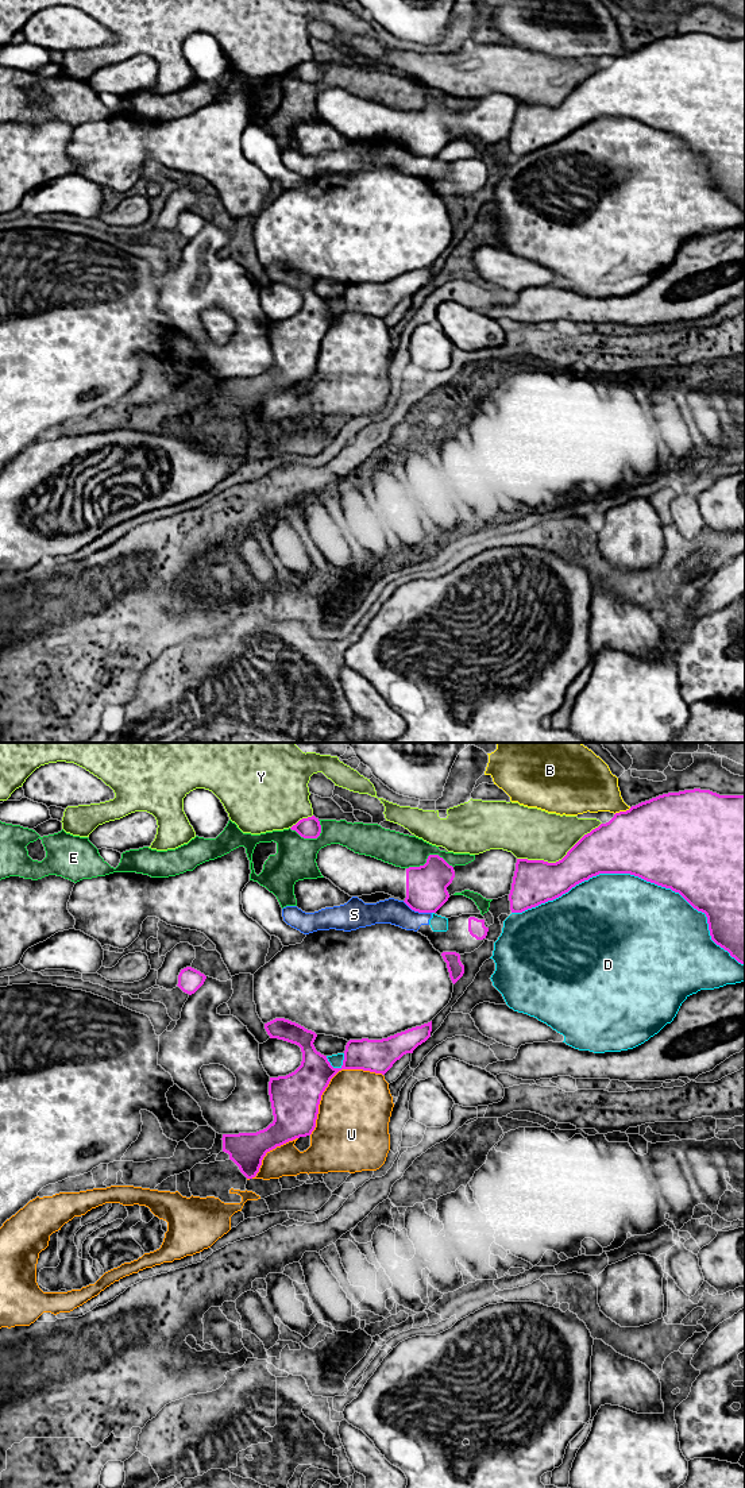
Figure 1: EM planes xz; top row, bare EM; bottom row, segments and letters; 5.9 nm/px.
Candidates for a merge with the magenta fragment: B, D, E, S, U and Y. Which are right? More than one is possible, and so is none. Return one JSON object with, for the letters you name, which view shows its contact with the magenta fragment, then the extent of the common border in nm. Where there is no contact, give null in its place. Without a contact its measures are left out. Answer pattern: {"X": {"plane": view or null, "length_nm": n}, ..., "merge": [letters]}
{"merge": []}

